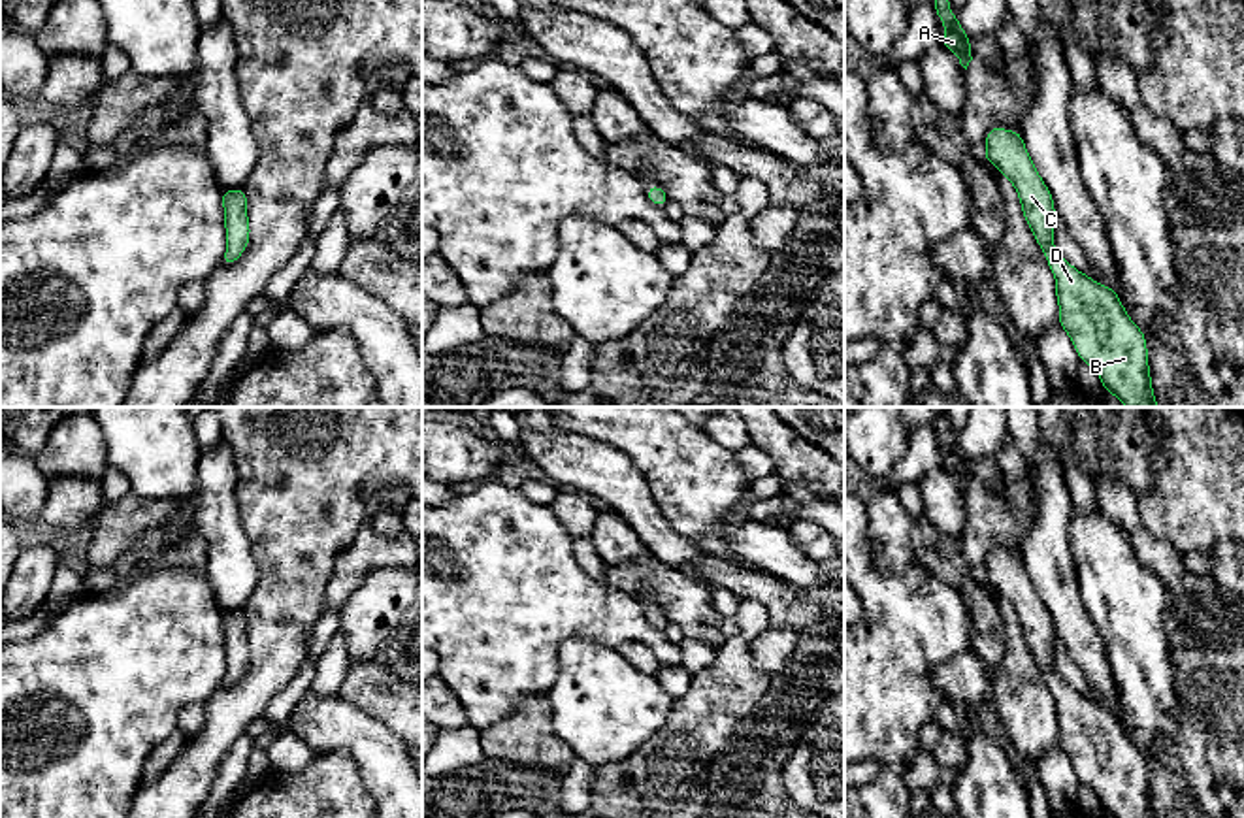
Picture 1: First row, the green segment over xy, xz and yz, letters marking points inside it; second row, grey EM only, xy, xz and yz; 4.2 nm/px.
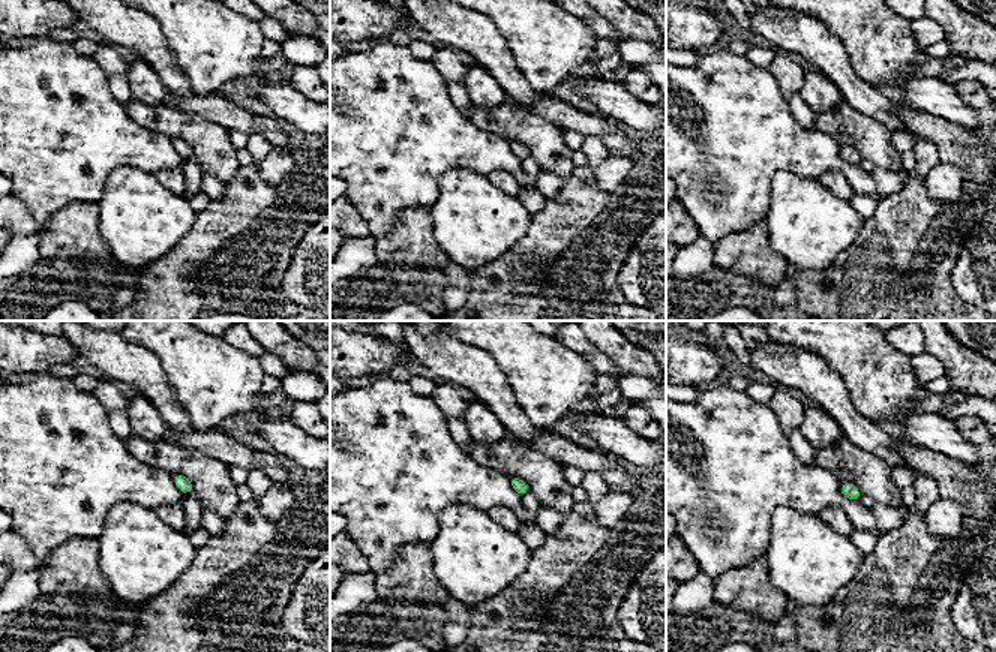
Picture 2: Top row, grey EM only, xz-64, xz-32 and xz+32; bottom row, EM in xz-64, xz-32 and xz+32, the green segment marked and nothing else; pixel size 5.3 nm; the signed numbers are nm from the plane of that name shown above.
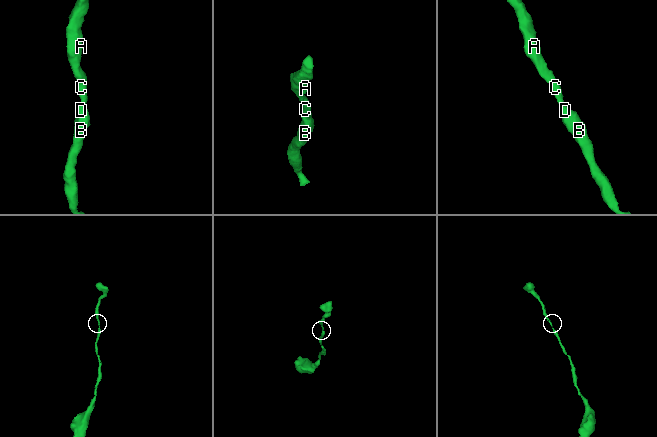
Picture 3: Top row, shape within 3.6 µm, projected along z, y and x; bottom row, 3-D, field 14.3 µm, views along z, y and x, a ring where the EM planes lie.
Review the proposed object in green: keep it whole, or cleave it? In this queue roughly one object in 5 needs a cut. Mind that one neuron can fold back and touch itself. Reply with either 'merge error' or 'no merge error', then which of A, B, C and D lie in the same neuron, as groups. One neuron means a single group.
no merge error | A B C D

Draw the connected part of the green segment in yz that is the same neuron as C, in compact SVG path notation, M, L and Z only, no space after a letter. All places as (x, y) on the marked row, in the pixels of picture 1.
M991 126L982 158L1016 188L1025 222L1056 277L1059 326L1076 354L1089 364L1103 390L1125 407L1159 407L1154 398L1144 332L1129 319L1116 288L1103 286L1072 268L1054 247L1056 205L1018 130Z

